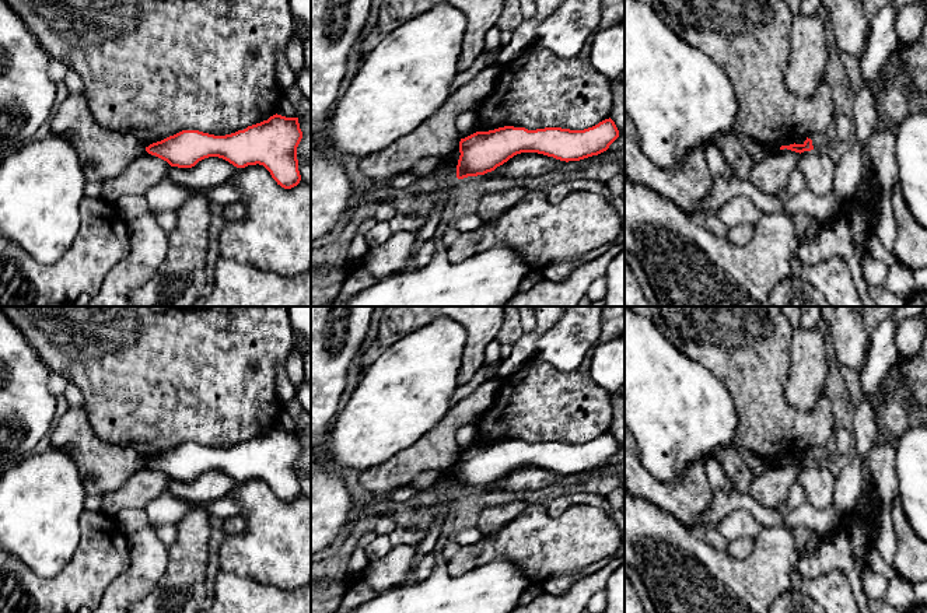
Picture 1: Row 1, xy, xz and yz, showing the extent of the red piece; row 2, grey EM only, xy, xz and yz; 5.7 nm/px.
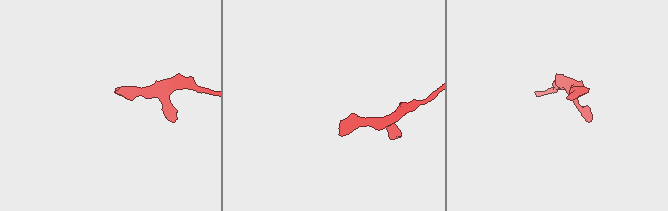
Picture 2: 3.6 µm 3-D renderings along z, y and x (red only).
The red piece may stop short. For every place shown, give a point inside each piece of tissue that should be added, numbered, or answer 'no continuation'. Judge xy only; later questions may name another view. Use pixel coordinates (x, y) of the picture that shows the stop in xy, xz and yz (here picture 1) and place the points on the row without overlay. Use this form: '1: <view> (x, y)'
no continuation

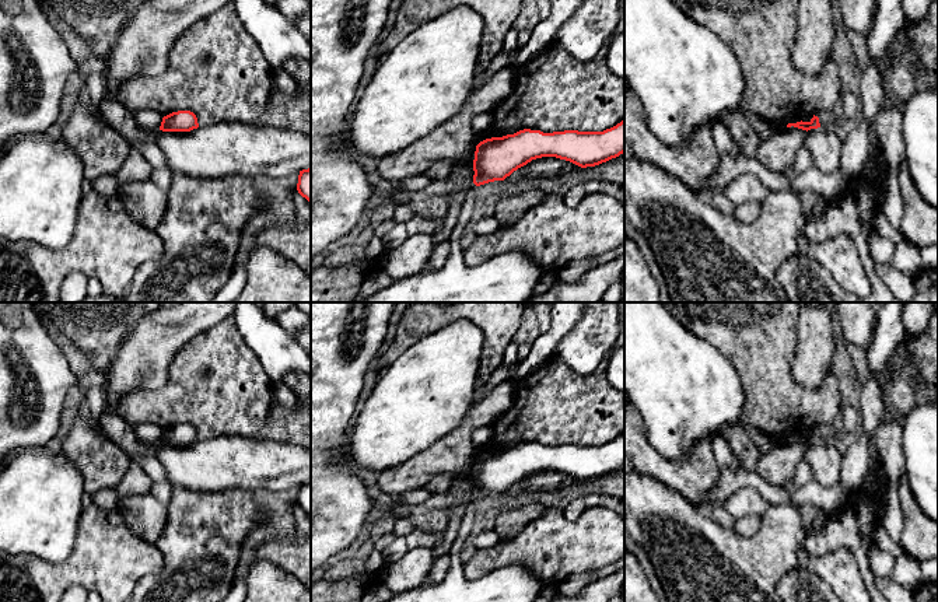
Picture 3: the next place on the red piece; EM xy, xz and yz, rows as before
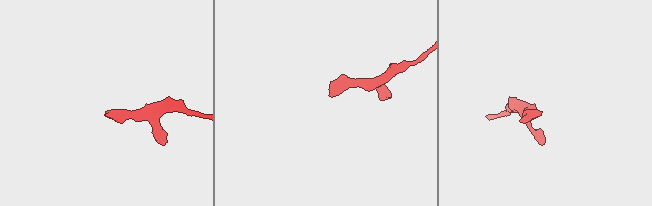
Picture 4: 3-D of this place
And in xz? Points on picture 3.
1: xz (515, 583)

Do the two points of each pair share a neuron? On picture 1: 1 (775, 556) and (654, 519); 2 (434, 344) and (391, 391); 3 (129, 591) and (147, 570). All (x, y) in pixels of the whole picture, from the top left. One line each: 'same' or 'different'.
1: same
2: same
3: same

